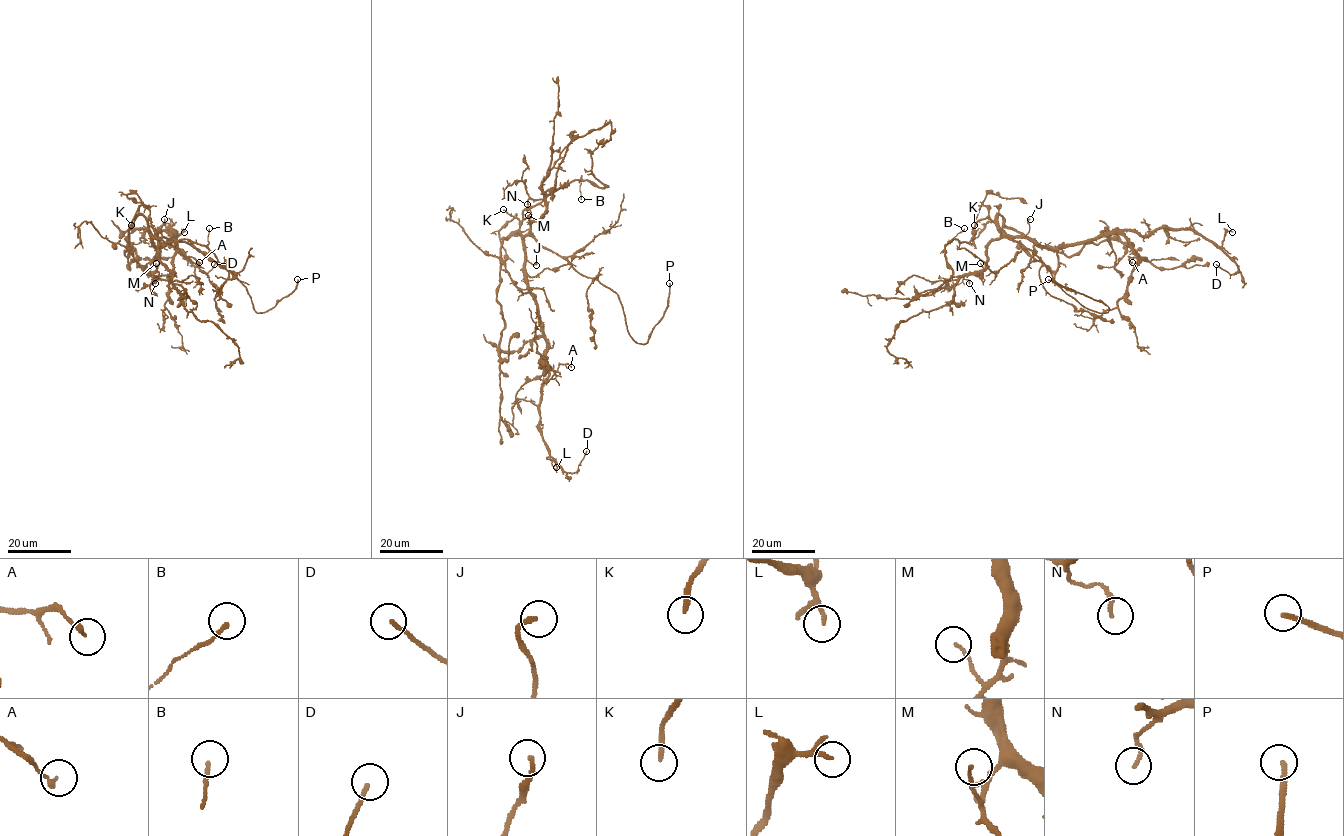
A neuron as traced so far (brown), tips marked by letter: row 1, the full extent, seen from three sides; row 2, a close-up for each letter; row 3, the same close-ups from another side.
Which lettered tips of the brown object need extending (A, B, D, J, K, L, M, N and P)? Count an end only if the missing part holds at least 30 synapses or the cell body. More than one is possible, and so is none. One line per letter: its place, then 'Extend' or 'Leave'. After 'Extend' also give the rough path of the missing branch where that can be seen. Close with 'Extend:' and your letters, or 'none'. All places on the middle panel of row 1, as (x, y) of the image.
A: Place: (571, 367). Leave
B: Place: (581, 199). Leave
D: Place: (586, 451). Leave
J: Place: (536, 265). Leave
K: Place: (503, 209). Extend. Course of what is missing: (503, 209), (496, 209), (488, 197), (490, 209), (482, 224), (482, 234)
L: Place: (556, 467). Leave
M: Place: (528, 215). Leave
N: Place: (527, 204). Leave
P: Place: (669, 283). Extend. Course of what is missing: (669, 283), (674, 258), (688, 225), (702, 177), (721, 144), (726, 108)
Extend: K, P

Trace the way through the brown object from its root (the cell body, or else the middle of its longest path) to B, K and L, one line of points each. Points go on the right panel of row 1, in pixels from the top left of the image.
B: (1020, 237), (1009, 237), (985, 218), (977, 222), (973, 236), (968, 242), (954, 239), (945, 245), (964, 228)
K: (1020, 237), (1009, 237), (990, 218), (984, 205), (974, 225)
L: (1020, 237), (1063, 248), (1112, 232), (1146, 236), (1169, 228), (1196, 230), (1221, 246), (1232, 232)

